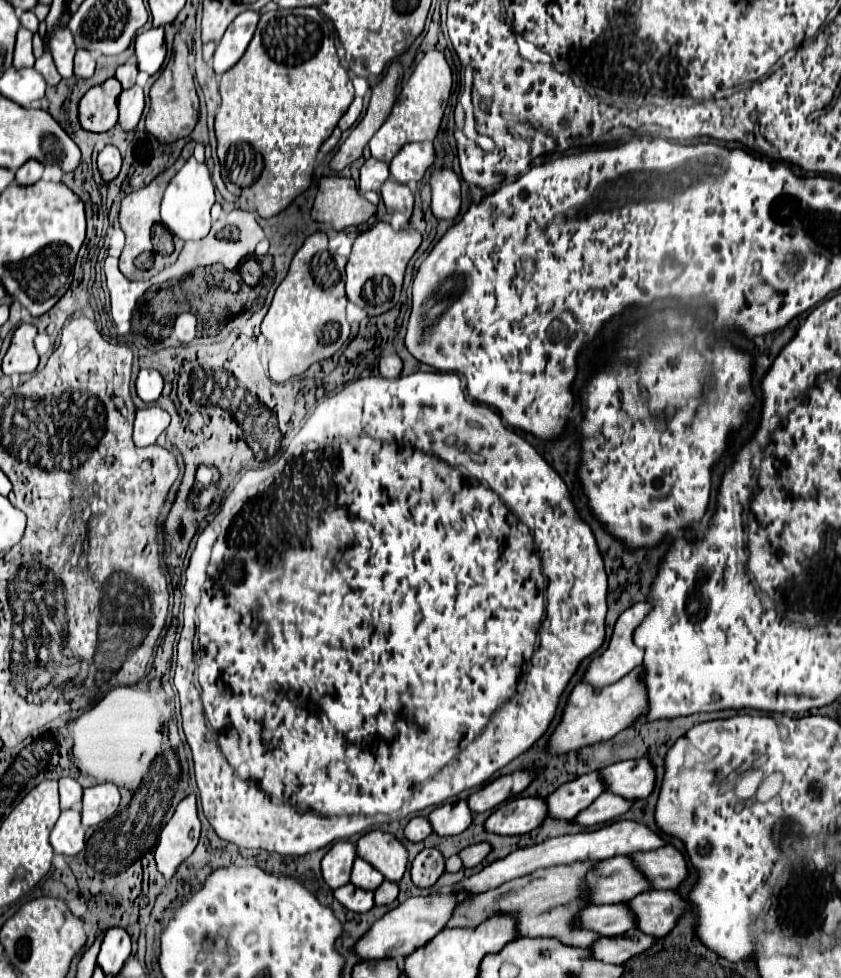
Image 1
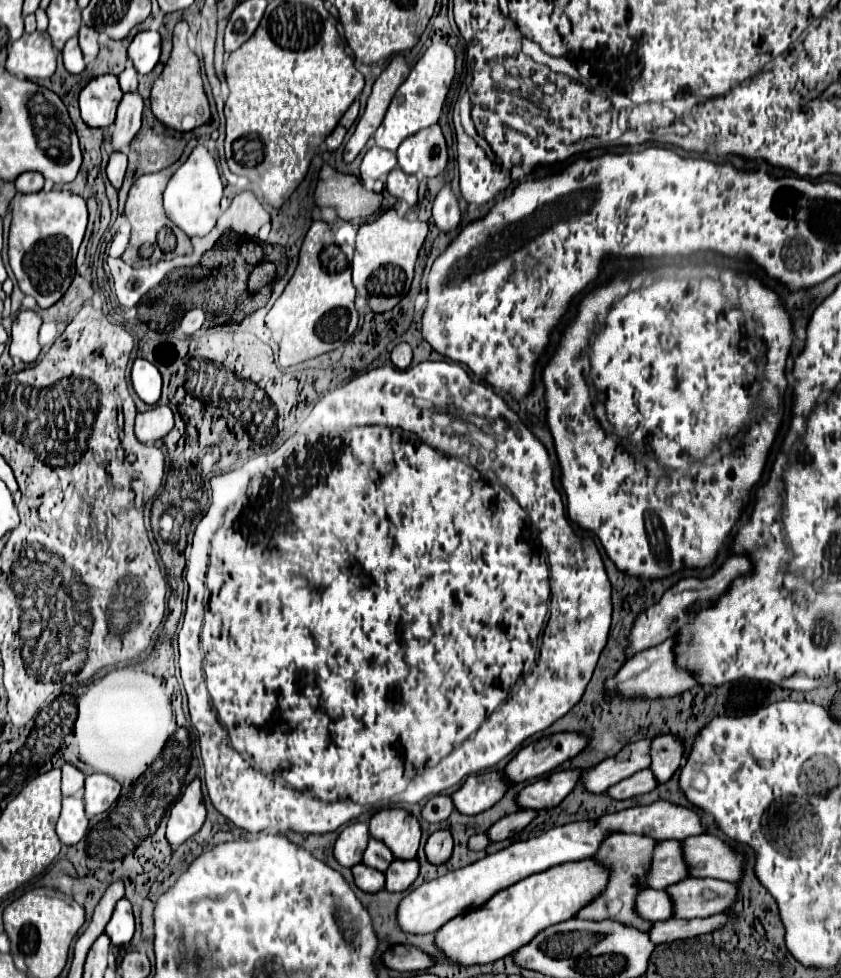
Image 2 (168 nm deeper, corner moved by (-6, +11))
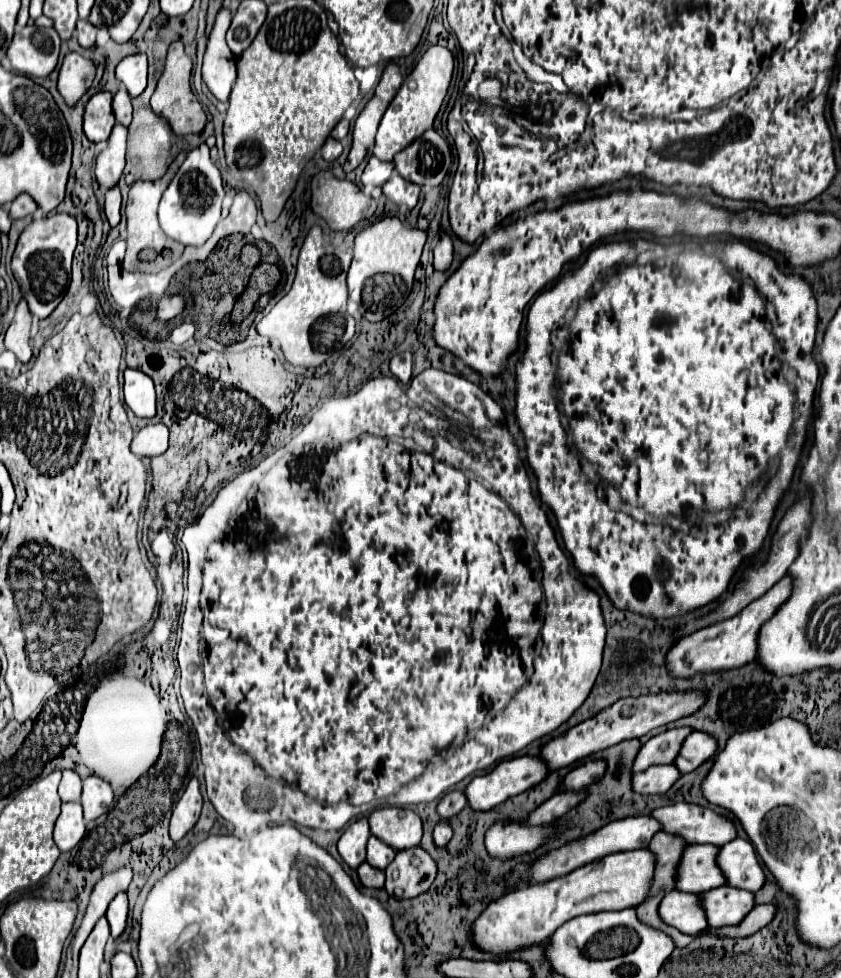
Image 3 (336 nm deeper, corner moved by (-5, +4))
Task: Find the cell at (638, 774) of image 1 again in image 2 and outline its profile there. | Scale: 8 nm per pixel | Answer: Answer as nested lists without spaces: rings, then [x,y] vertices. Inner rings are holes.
[[[674,735],[654,737],[650,743],[650,769],[658,783],[666,783],[680,765],[682,743]]]

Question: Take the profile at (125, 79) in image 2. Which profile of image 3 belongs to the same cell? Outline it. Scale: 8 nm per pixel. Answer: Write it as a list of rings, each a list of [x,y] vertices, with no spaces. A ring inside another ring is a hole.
[[[121,86],[119,92],[113,96],[113,114],[115,114],[115,120],[123,126],[129,126],[131,124],[131,96],[127,94],[127,90]]]

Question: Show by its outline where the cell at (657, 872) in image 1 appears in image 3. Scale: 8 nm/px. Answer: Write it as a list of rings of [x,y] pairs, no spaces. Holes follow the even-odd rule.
[[[735,838],[733,842],[725,844],[717,860],[723,874],[727,876],[727,884],[751,892],[757,892],[765,884],[765,872],[749,840]]]

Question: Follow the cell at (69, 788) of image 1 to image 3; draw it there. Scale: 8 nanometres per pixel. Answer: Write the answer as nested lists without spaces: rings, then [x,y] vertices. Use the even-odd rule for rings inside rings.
[[[63,770],[63,780],[59,784],[59,796],[63,802],[79,802],[81,778],[73,770]]]

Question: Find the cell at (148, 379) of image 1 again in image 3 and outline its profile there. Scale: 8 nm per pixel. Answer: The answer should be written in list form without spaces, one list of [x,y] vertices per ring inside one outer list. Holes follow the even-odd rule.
[[[125,370],[125,404],[139,418],[155,416],[155,388],[153,380],[139,370]]]

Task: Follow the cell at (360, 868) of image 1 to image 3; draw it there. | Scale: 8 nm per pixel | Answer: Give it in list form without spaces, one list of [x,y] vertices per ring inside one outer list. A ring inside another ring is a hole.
[[[371,836],[367,842],[367,862],[379,870],[385,870],[387,864],[395,858],[395,850],[391,850],[385,842]]]

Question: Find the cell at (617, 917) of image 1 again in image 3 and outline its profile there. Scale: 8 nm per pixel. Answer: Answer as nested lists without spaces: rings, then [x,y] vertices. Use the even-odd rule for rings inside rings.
[[[677,890],[669,892],[659,906],[659,914],[669,926],[675,926],[685,934],[697,936],[709,928],[703,912],[703,902],[695,898],[695,894]]]

